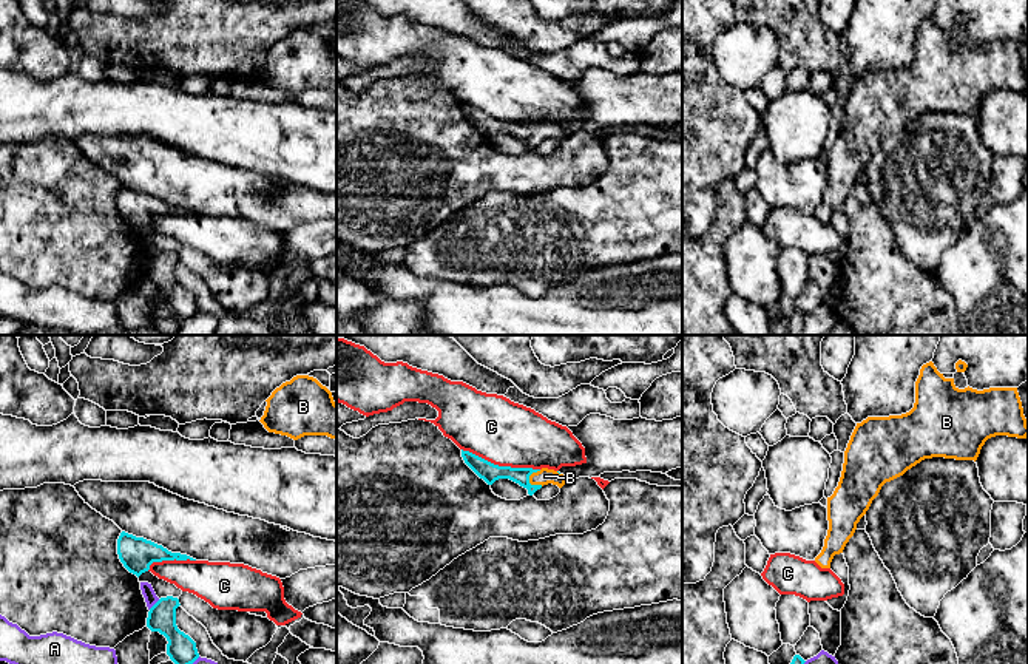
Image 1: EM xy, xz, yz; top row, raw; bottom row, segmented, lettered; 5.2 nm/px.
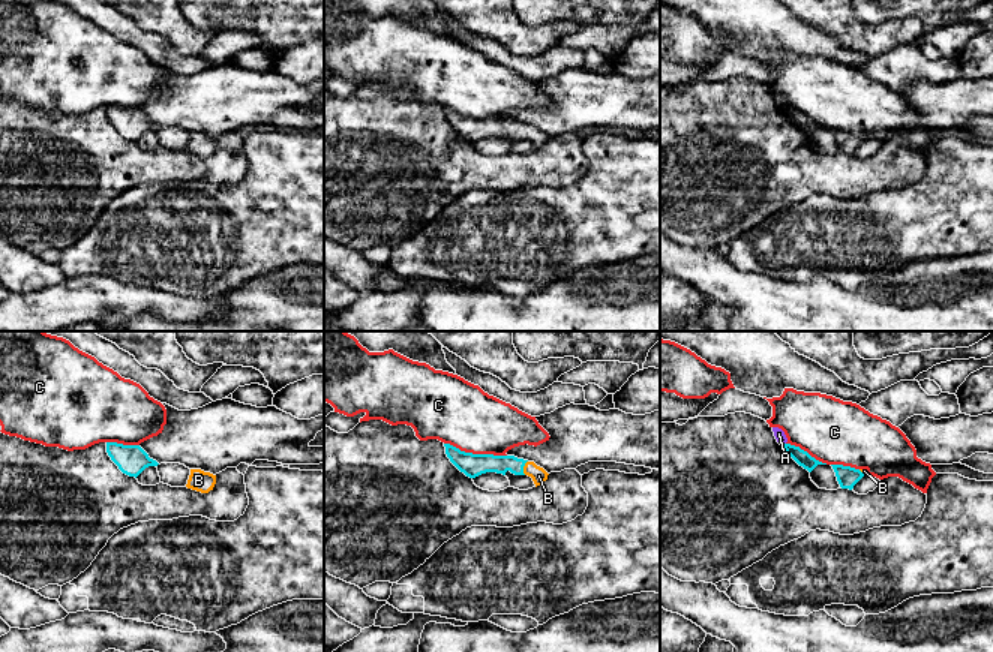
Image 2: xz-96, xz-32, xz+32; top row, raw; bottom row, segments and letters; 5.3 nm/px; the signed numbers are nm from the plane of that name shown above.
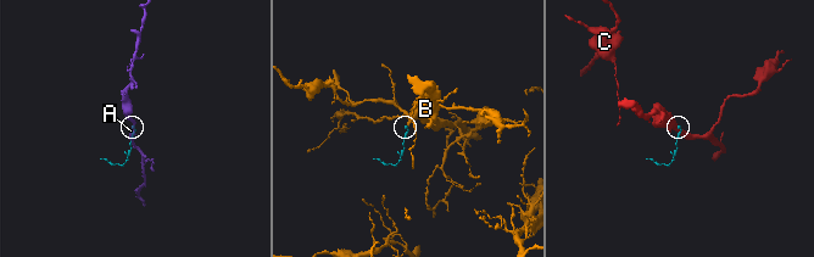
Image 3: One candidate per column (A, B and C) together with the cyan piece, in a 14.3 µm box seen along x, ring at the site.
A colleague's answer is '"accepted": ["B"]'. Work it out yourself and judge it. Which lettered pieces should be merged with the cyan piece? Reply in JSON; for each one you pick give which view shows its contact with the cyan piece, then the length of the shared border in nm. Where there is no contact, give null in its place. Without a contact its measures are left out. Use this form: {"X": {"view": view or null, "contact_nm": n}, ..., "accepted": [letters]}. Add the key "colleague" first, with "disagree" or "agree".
{"colleague": "agree", "B": {"view": "xz", "contact_nm": 100}, "accepted": ["B"]}

